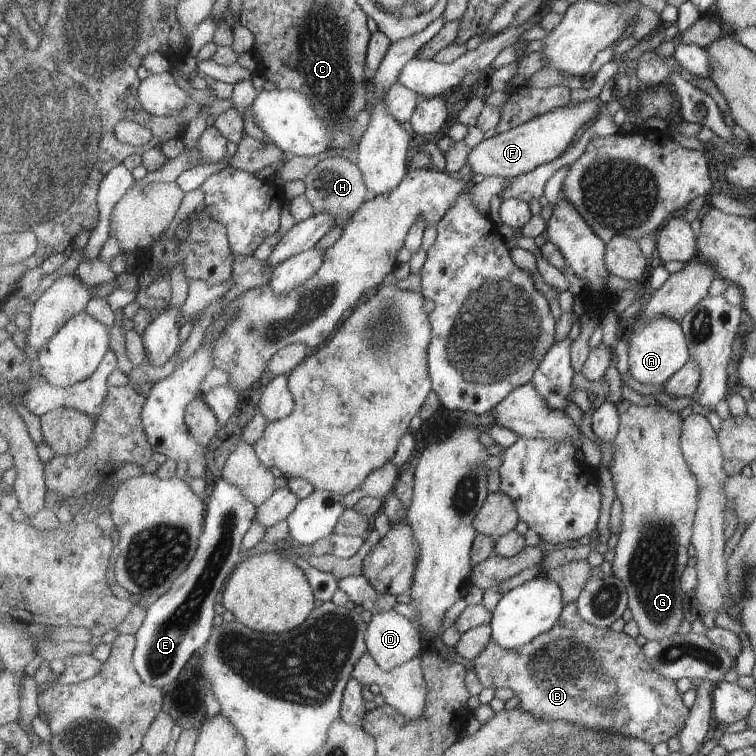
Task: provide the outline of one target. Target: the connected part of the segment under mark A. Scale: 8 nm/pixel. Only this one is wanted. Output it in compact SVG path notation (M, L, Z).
M662 317L645 325L639 320L629 324L629 372L633 379L648 385L665 385L691 359L688 340L681 322Z

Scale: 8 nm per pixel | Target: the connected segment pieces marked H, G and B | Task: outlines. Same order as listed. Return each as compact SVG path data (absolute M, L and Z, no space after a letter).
M333 156L333 158L324 159L309 172L304 183L306 186L304 194L313 209L316 213L332 215L336 226L344 227L371 197L360 167L347 158Z
M629 400L616 404L620 413L620 430L611 444L613 458L609 467L617 498L623 507L621 532L615 548L612 573L627 588L628 608L647 641L661 641L680 632L685 621L683 610L682 575L689 562L694 521L699 505L699 484L689 469L681 447L684 420L678 412L669 412L658 402L656 405L639 406Z
M576 602L570 603L564 609L560 622L549 632L541 634L535 638L530 644L522 648L512 650L501 647L496 641L493 641L485 648L485 651L474 661L474 672L479 676L479 681L486 689L509 688L519 698L519 708L523 711L533 714L536 718L545 721L564 721L576 726L583 726L587 729L599 728L599 731L605 730L607 733L618 733L625 737L643 740L651 745L656 745L661 742L666 742L669 738L678 736L681 730L685 727L690 716L690 708L683 704L683 698L677 692L676 682L665 679L663 675L657 673L652 667L651 662L645 657L643 646L637 644L637 640L624 633L614 632L610 629L601 629L589 622L586 622L578 610Z

